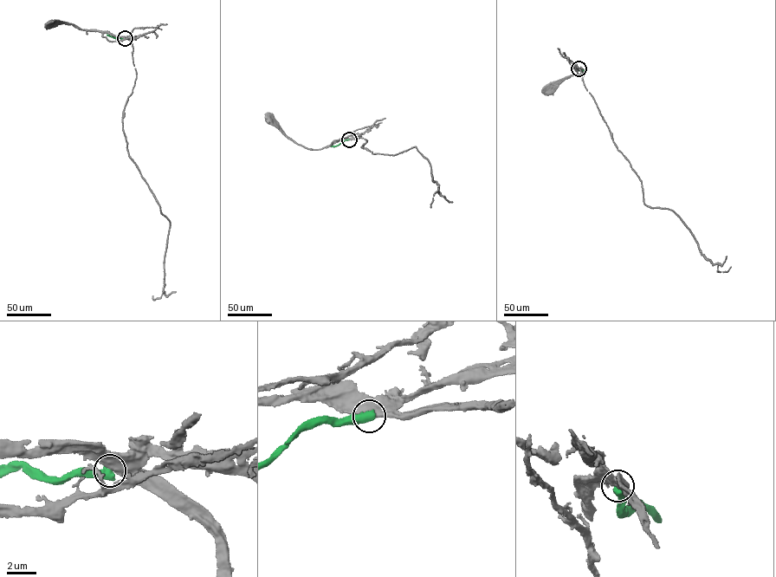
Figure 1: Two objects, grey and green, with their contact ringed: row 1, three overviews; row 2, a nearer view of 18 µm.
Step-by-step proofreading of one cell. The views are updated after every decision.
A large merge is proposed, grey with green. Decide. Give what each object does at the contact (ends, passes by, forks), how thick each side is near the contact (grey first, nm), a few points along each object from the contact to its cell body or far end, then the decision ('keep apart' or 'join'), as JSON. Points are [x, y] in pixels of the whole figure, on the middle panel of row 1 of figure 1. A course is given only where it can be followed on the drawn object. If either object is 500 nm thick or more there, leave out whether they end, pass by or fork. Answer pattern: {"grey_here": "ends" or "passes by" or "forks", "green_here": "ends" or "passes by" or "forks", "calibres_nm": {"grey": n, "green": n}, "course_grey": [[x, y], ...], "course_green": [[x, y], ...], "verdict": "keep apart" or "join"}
{"calibres_nm": {"grey": 650, "green": 650}, "course_grey": [[349, 139], [341, 139], [320, 149], [307, 148], [285, 135], [268, 119]], "course_green": [[349, 139], [330, 146]], "verdict": "keep apart"}

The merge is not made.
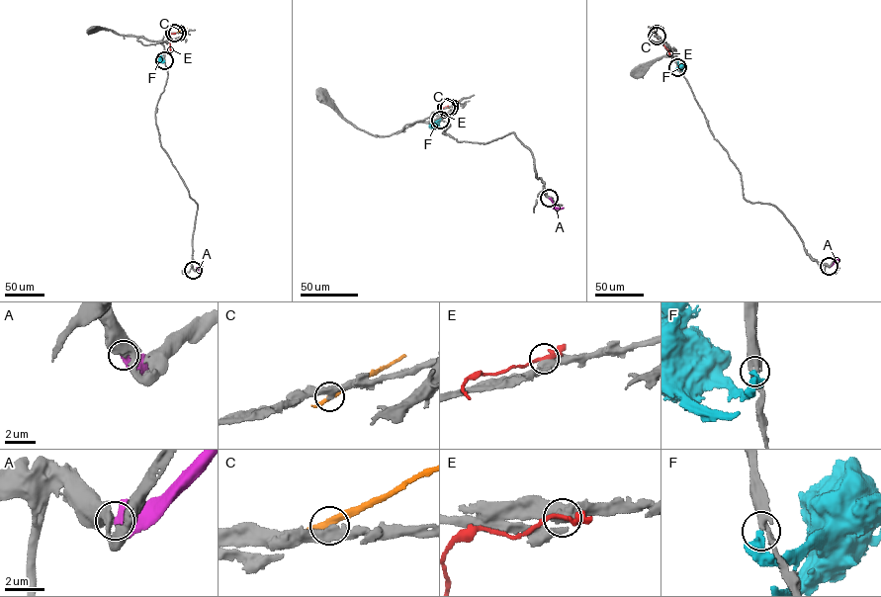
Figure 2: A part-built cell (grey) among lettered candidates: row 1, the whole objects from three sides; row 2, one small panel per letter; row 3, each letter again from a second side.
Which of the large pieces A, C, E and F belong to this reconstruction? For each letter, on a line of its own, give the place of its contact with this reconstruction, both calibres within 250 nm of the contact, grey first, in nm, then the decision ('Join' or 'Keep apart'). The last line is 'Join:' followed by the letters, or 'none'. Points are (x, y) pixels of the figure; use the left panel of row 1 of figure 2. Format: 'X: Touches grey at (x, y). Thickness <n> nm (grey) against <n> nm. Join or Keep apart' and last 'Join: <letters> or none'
A: Touches grey at (193, 270). Thickness 600 nm (grey) against 650 nm. Keep apart
C: Touches grey at (177, 33). Thickness 420 nm (grey) against 320 nm. Keep apart
E: Touches grey at (174, 33). Thickness 440 nm (grey) against 240 nm. Keep apart
F: Touches grey at (164, 60). Thickness 320 nm (grey) against 420 nm. Keep apart
Join: none

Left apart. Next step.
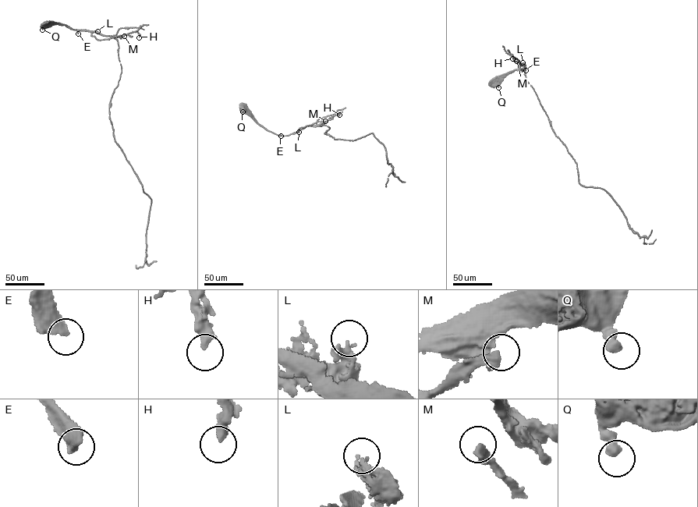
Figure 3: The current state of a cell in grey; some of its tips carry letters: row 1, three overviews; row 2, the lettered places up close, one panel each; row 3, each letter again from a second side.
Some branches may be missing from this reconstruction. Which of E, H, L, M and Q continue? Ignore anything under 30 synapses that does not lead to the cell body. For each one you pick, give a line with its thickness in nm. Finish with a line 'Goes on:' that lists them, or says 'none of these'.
E: 440 nm
M: 360 nm
Goes on: E, M

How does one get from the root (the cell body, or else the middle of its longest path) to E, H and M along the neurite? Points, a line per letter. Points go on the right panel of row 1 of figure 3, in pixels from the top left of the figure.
E: (494, 83), (511, 71), (523, 68), (526, 70)
H: (494, 83), (508, 72), (525, 67), (523, 64), (519, 65), (520, 62), (511, 54), (512, 58)
M: (494, 83), (508, 72), (522, 69), (524, 65), (526, 68), (522, 71), (516, 61)

